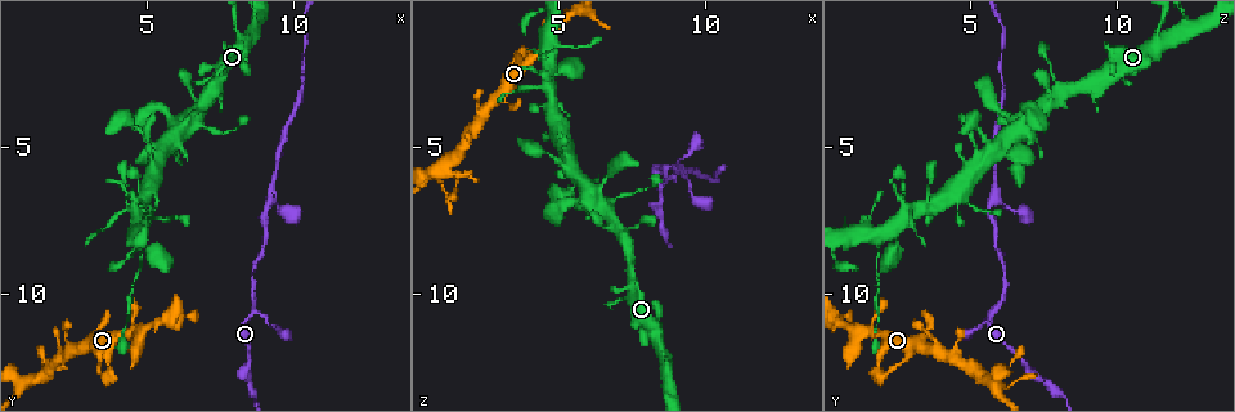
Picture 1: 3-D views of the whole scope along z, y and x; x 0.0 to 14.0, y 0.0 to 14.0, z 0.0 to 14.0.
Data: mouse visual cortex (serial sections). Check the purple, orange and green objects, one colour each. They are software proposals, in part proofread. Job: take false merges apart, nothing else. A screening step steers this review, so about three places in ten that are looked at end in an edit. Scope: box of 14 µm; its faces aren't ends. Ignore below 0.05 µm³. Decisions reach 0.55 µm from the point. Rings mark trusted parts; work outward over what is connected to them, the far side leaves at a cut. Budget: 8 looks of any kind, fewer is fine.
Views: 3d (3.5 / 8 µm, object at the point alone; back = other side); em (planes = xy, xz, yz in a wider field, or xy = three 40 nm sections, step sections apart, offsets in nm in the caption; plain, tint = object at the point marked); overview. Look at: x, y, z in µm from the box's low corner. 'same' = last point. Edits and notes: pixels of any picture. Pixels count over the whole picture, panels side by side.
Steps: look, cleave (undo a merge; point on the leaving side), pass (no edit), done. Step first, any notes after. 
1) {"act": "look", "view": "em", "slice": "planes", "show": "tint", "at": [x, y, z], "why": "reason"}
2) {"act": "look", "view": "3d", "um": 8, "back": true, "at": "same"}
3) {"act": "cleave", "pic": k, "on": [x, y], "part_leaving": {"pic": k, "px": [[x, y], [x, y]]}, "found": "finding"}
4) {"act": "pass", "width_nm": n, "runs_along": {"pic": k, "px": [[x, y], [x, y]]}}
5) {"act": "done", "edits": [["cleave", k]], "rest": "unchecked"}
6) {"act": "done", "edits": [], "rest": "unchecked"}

{"act": "look", "view": "3d", "um": 3.5, "back": true, "at": [4.8, 8.4, 2.0], "why": "three arms meet"}

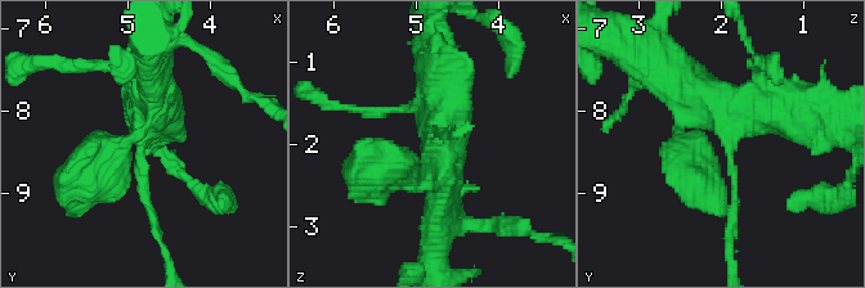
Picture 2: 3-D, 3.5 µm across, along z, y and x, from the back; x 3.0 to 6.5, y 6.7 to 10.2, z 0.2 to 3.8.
{"act": "look", "view": "em", "slice": "xy", "step": 3, "show": "tint", "at": [4.85, 8.40, 1.90]}

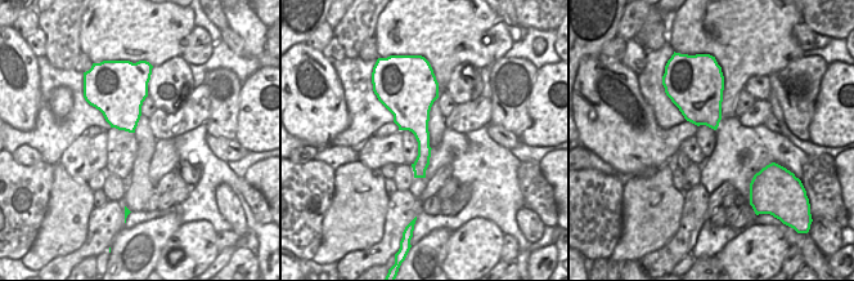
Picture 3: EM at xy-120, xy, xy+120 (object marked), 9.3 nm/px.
{"act": "cleave", "pic": 2, "on": [735, 203], "width_nm": 320, "part_leaving": {"pic": 2, "px": [[729, 161], [735, 201], [729, 229], [731, 268]]}, "found": "a second cell is stuck on"}

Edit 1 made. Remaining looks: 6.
{"act": "look", "view": "overview", "why": "redraw"}

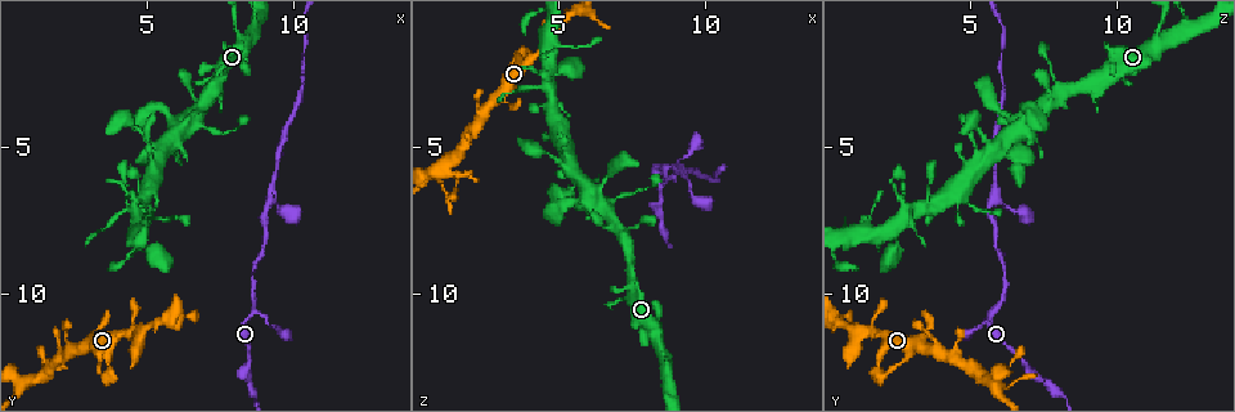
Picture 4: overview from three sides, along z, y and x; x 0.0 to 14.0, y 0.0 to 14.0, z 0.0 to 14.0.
{"act": "look", "view": "3d", "um": 3.5, "back": true, "at": [3.7, 12.7, 1.9], "why": "abrupt turn"}

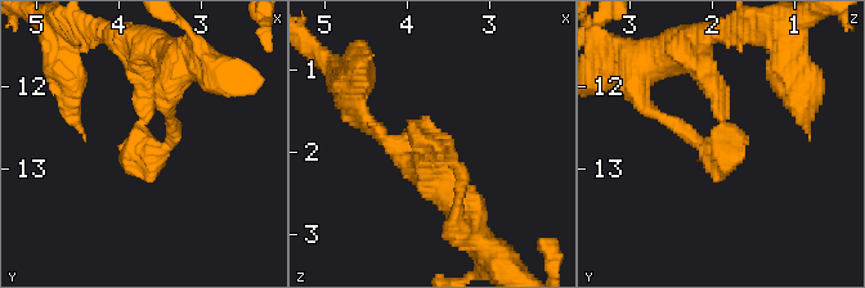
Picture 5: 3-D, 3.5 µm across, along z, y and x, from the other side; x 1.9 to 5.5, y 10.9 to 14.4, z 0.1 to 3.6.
{"act": "look", "view": "em", "slice": "xy", "step": 1, "show": "tint", "at": [3.70, 12.70, 1.90], "why": "now the EM"}

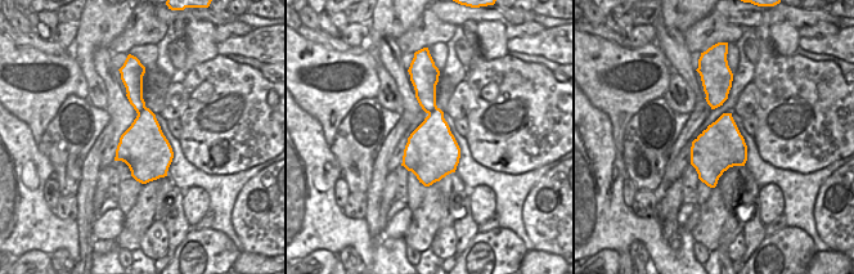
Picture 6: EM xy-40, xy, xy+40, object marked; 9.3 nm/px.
{"act": "look", "view": "em", "slice": "xy", "step": 5, "show": "tint", "at": "same", "why": "another direction"}

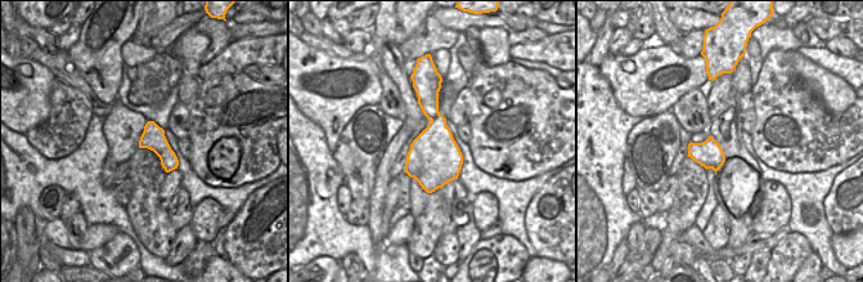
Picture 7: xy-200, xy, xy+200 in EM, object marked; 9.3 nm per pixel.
{"act": "pass", "runs_along": {"pic": 5, "px": [[146, 64], [142, 143], [170, 147]]}, "found": "continuous, no second cell"}

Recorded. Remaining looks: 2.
{"act": "done", "edits": [["cleave", 2]], "rest": "unchecked"}

